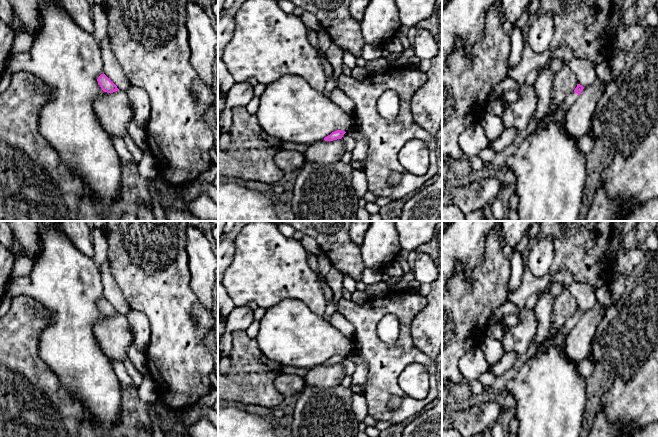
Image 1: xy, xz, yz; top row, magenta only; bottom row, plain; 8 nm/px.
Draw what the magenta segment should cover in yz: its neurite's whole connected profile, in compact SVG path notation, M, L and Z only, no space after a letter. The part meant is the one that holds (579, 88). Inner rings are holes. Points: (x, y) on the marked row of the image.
M577 84L577 87L575 88L574 92L569 94L565 100L560 105L560 109L568 109L577 99L577 97L581 94L584 87L580 84Z

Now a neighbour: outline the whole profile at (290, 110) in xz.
M296 75L282 76L266 85L256 116L261 129L282 143L311 145L337 130L348 132L353 125L352 115L344 112L328 94L313 89L305 79Z

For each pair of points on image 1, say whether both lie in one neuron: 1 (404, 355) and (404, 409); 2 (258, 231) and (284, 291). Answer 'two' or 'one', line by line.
1: one
2: one

